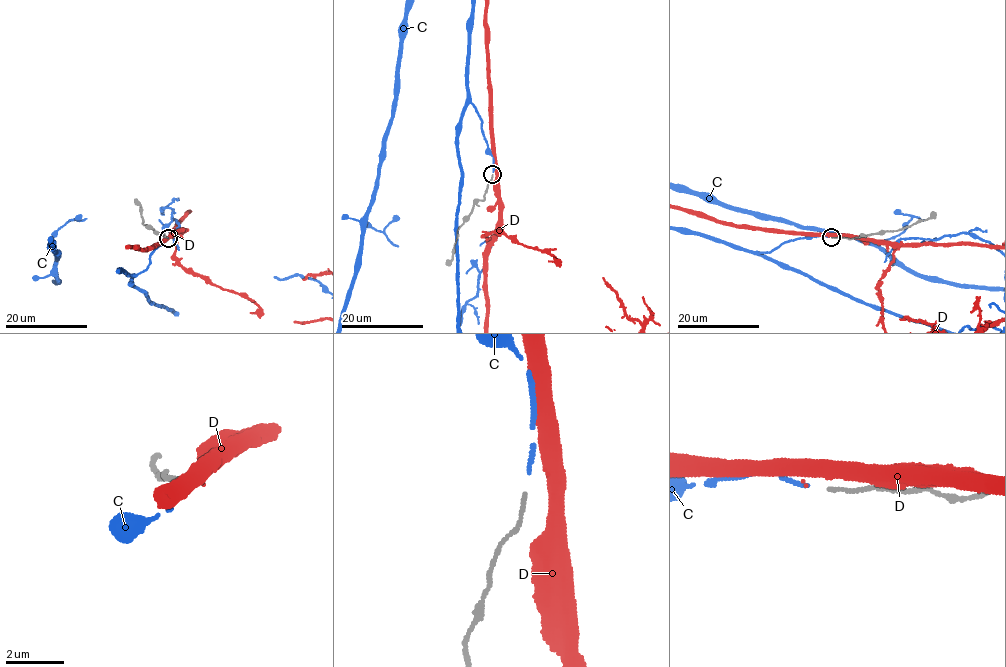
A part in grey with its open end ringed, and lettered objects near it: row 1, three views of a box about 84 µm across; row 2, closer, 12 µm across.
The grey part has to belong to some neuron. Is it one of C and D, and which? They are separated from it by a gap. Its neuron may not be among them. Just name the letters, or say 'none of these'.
C

